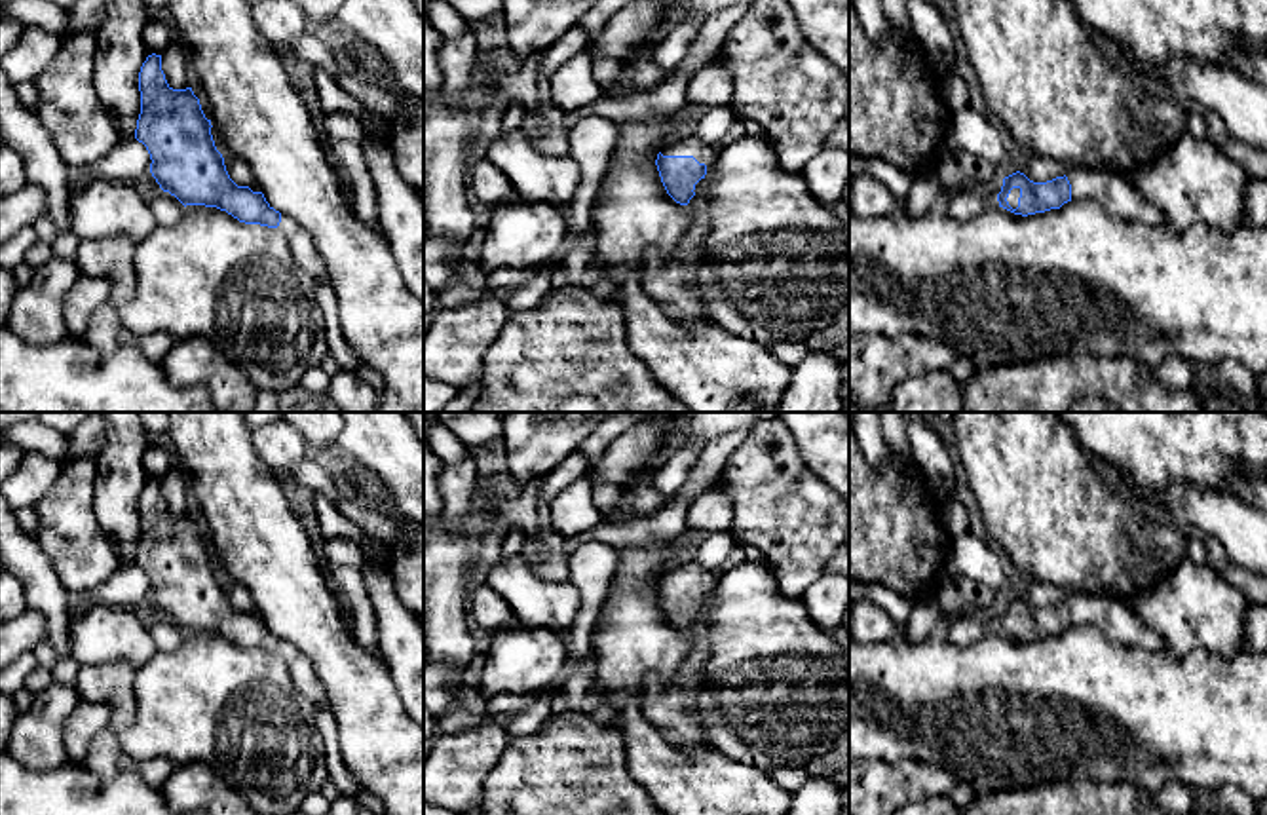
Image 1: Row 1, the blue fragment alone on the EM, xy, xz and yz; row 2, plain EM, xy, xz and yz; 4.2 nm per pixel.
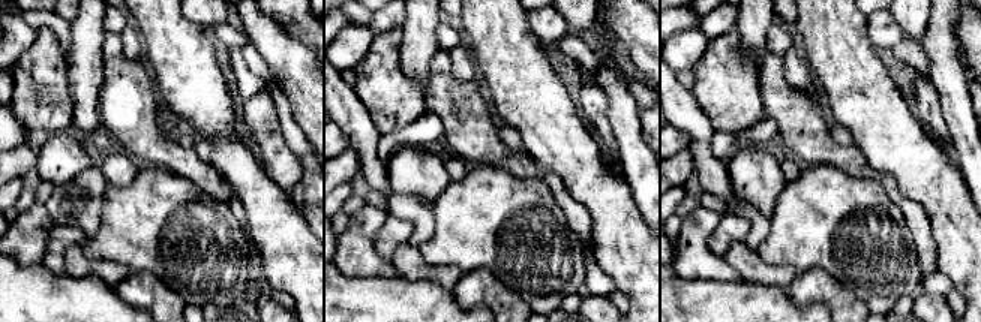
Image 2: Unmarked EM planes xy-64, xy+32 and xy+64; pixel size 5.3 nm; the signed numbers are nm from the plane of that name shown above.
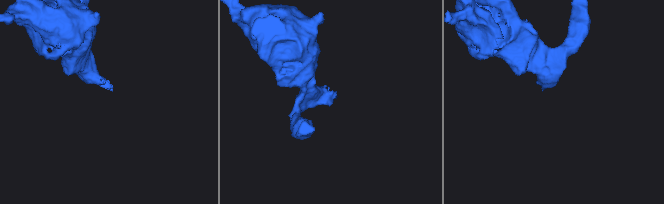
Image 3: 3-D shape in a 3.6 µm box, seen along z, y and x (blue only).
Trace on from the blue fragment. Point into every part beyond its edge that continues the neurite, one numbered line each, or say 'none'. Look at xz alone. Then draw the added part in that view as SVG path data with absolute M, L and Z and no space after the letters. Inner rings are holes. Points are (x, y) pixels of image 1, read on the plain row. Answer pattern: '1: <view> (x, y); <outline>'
1: xz (692, 570); M697 560L674 564L661 576L663 581L693 581L699 589L707 591L709 604L716 602L714 589L718 581L718 572L705 570Z

